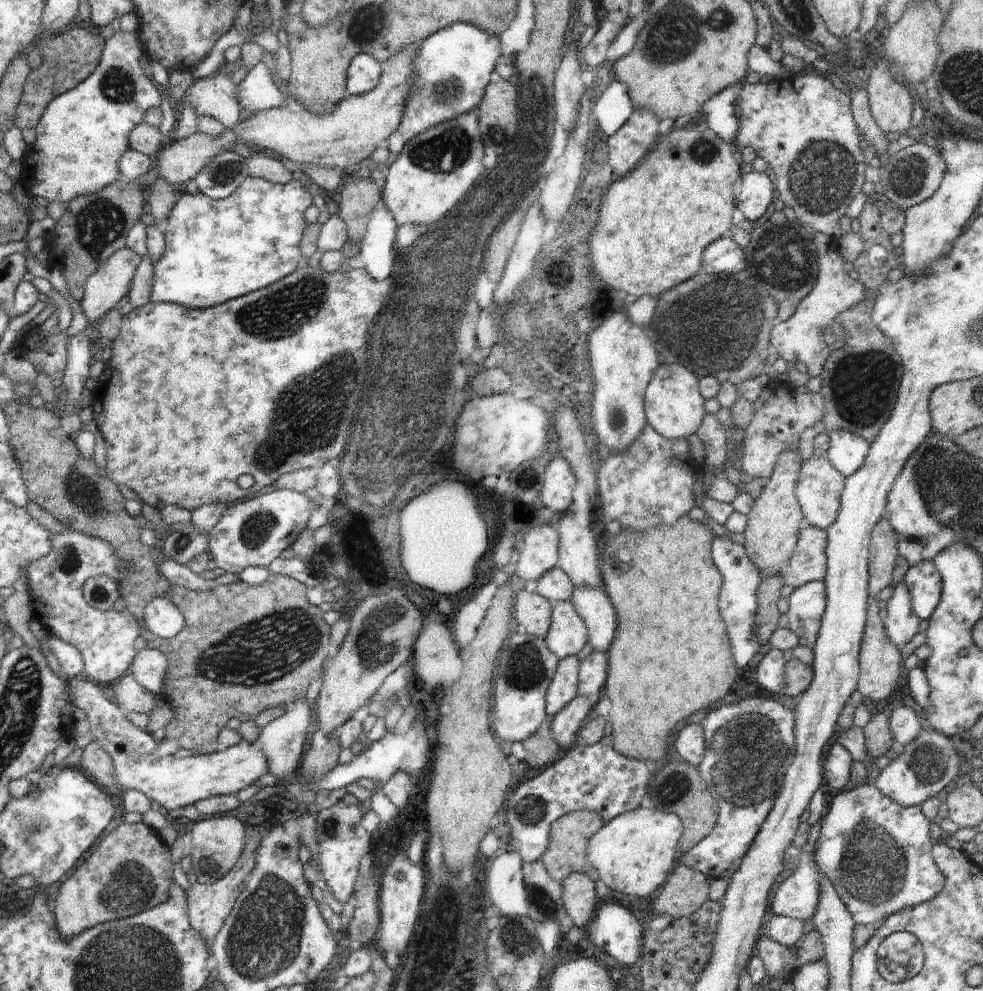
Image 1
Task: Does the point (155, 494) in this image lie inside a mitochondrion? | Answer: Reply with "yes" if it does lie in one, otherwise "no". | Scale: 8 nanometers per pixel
no

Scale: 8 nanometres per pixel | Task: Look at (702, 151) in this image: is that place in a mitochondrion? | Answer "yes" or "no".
yes

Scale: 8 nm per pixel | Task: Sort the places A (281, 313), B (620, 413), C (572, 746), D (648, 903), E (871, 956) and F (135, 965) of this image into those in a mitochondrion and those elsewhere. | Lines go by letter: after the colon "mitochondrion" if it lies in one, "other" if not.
A: mitochondrion
B: mitochondrion
C: other
D: other
E: other
F: mitochondrion

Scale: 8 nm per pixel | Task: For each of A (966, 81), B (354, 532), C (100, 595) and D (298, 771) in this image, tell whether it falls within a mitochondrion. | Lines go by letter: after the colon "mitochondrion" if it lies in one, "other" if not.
A: mitochondrion
B: other
C: mitochondrion
D: other

